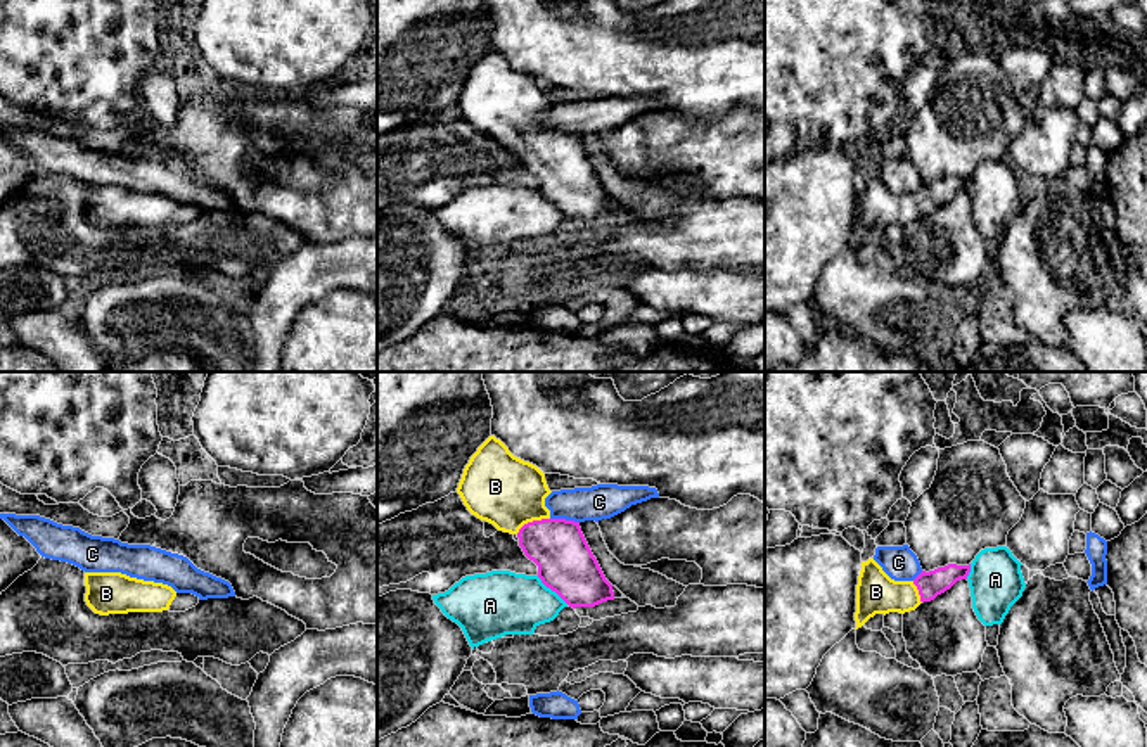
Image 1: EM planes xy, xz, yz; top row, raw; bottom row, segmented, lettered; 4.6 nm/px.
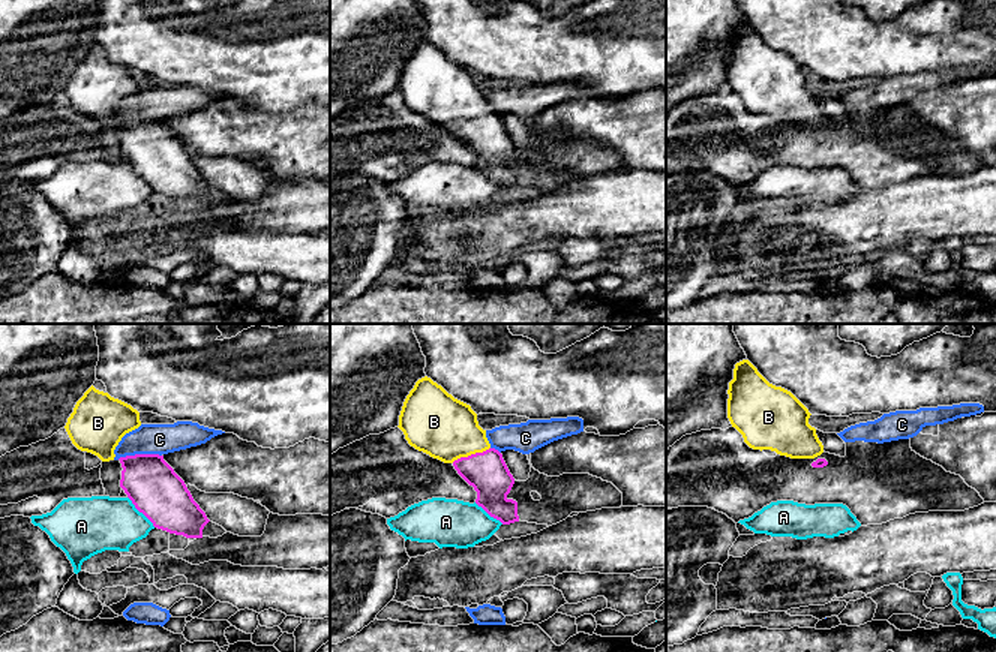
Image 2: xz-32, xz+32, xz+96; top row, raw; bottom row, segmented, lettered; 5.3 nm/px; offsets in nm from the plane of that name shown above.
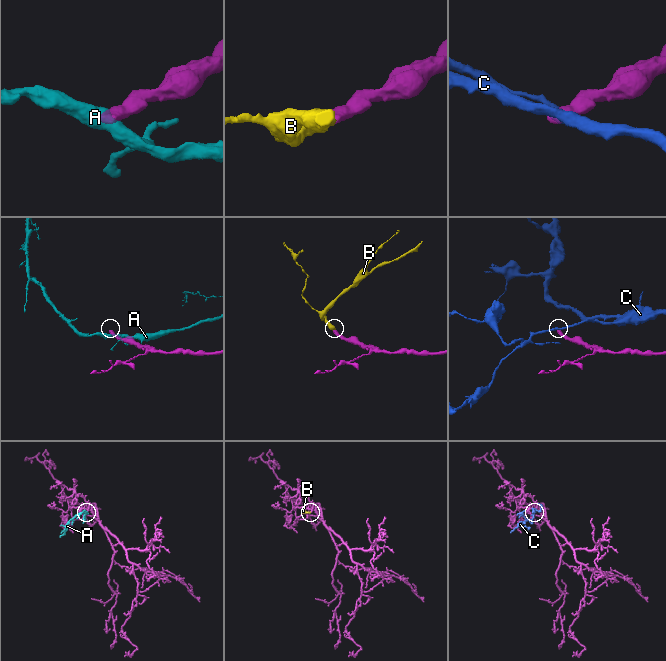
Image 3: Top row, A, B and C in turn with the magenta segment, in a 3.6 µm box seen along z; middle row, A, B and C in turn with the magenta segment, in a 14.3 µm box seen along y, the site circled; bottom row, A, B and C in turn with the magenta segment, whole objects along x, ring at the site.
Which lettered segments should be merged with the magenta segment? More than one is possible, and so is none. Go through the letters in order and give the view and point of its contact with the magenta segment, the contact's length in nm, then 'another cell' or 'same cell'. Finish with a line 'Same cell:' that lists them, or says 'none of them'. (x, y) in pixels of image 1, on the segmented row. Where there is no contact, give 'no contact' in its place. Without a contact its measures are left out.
A: xz (552, 590) | 200 nm | another cell
B: xz (533, 521) | 180 nm | same cell
C: xz (564, 519) | 140 nm | another cell
Same cell: B

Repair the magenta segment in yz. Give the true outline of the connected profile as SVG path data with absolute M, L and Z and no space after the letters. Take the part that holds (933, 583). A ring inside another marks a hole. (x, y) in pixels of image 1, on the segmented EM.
M868 559L862 562L856 584L856 628L862 628L875 614L910 612L920 603L934 600L957 581L967 579L969 565L948 564L934 571L922 571L913 581L894 581L882 567Z

